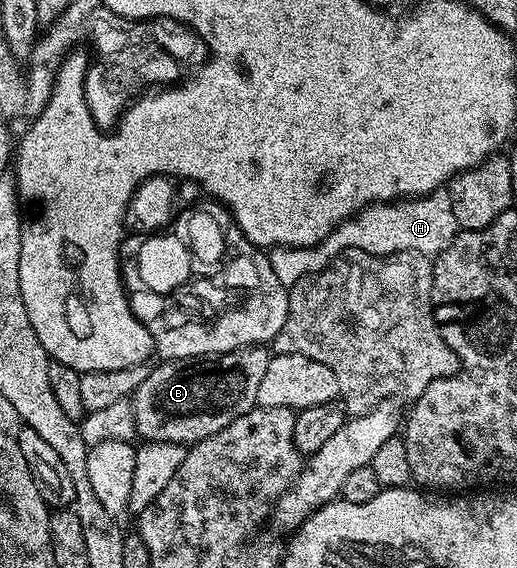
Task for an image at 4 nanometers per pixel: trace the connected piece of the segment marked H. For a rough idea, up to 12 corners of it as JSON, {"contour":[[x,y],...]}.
{"contour":[[445,188],[375,203],[319,245],[269,250],[284,286],[348,249],[431,259],[460,232]]}

